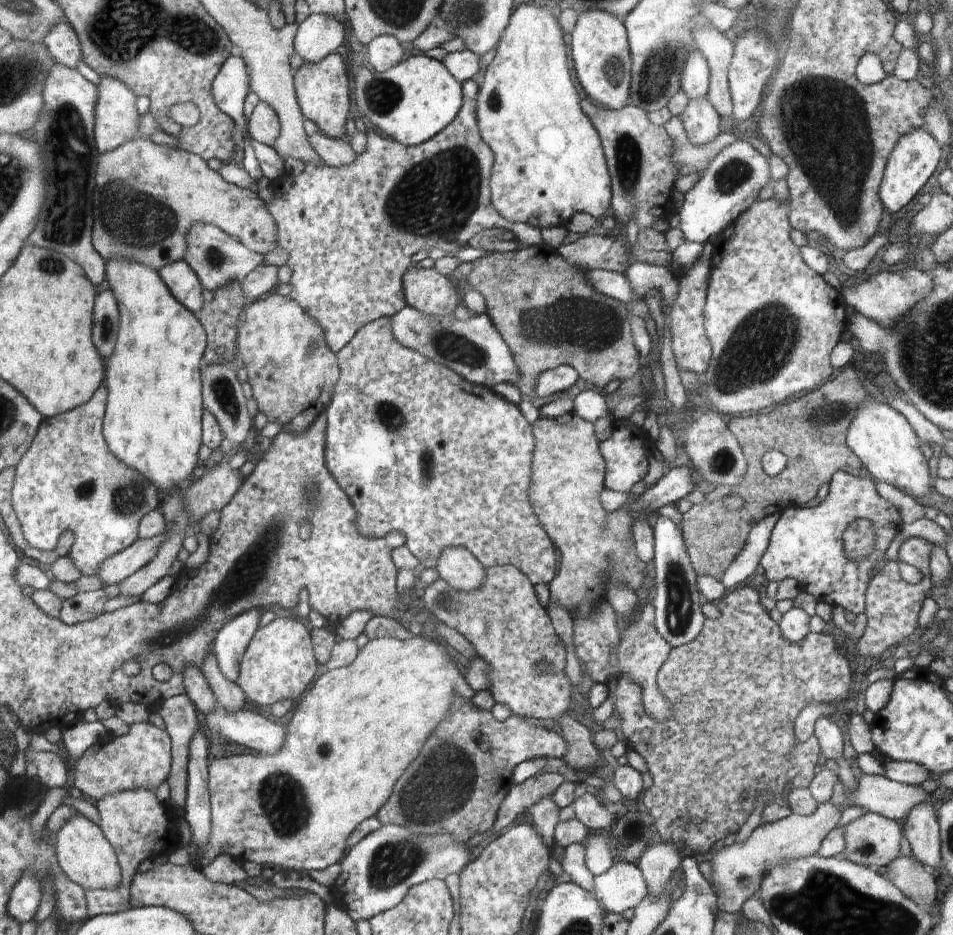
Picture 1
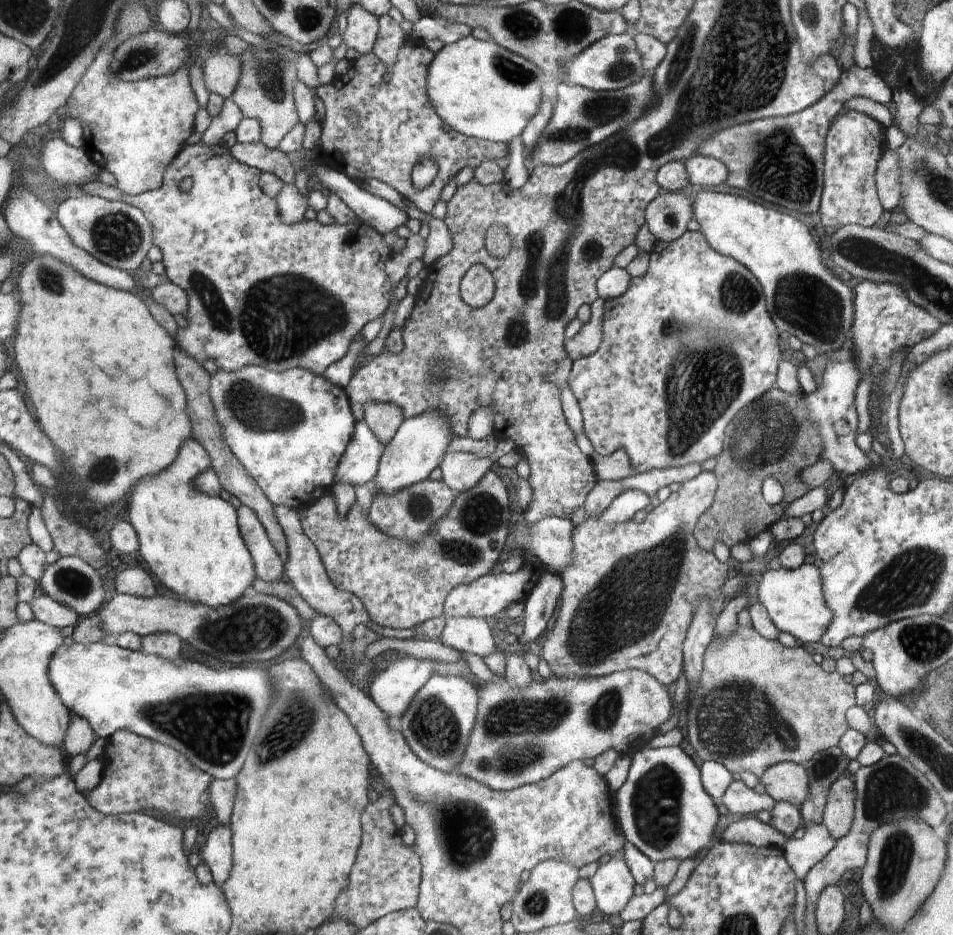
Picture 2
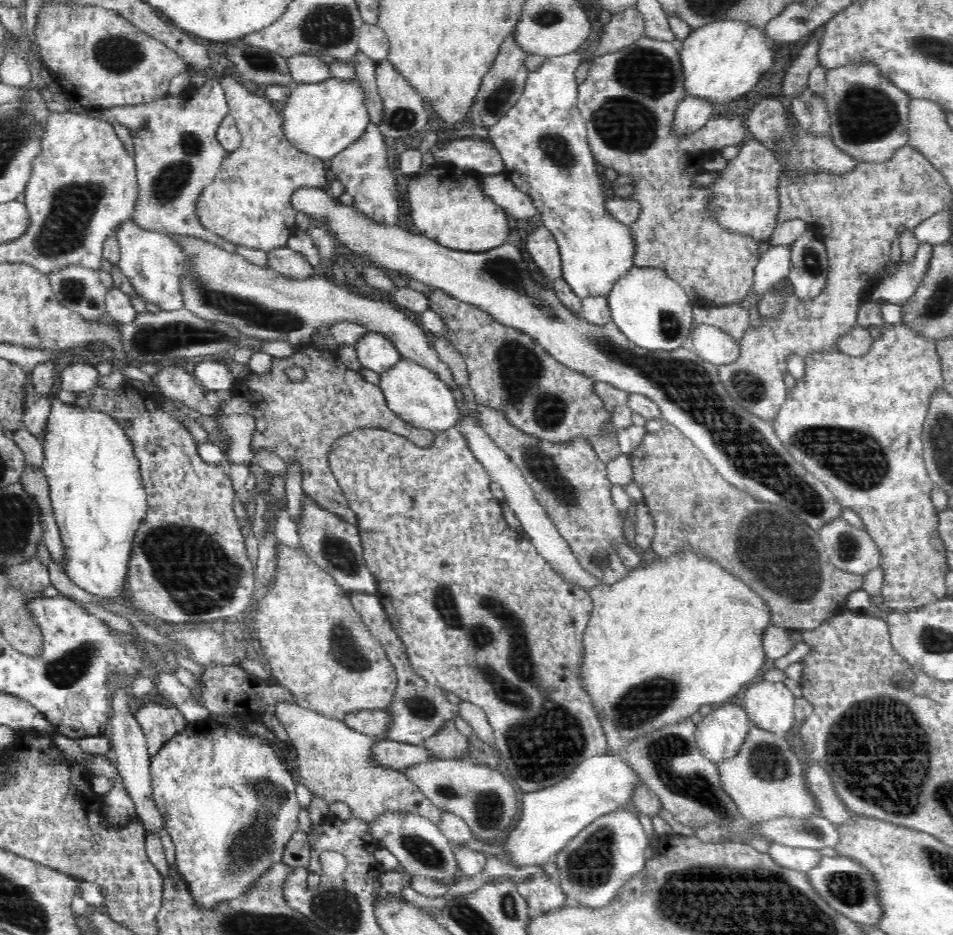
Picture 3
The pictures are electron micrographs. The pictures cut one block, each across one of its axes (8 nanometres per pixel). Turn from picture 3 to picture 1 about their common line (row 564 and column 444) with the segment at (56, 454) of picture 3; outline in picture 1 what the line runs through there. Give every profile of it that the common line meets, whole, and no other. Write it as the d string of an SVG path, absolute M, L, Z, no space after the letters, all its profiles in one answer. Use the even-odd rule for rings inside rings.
M420 52L414 53L411 57L404 59L404 62L399 62L398 65L381 73L356 64L352 69L355 113L362 116L368 126L374 128L376 132L382 132L384 136L393 138L407 147L422 145L423 142L430 141L436 133L442 132L455 120L463 106L463 85L454 80L454 76L446 70L442 61L426 57Z

